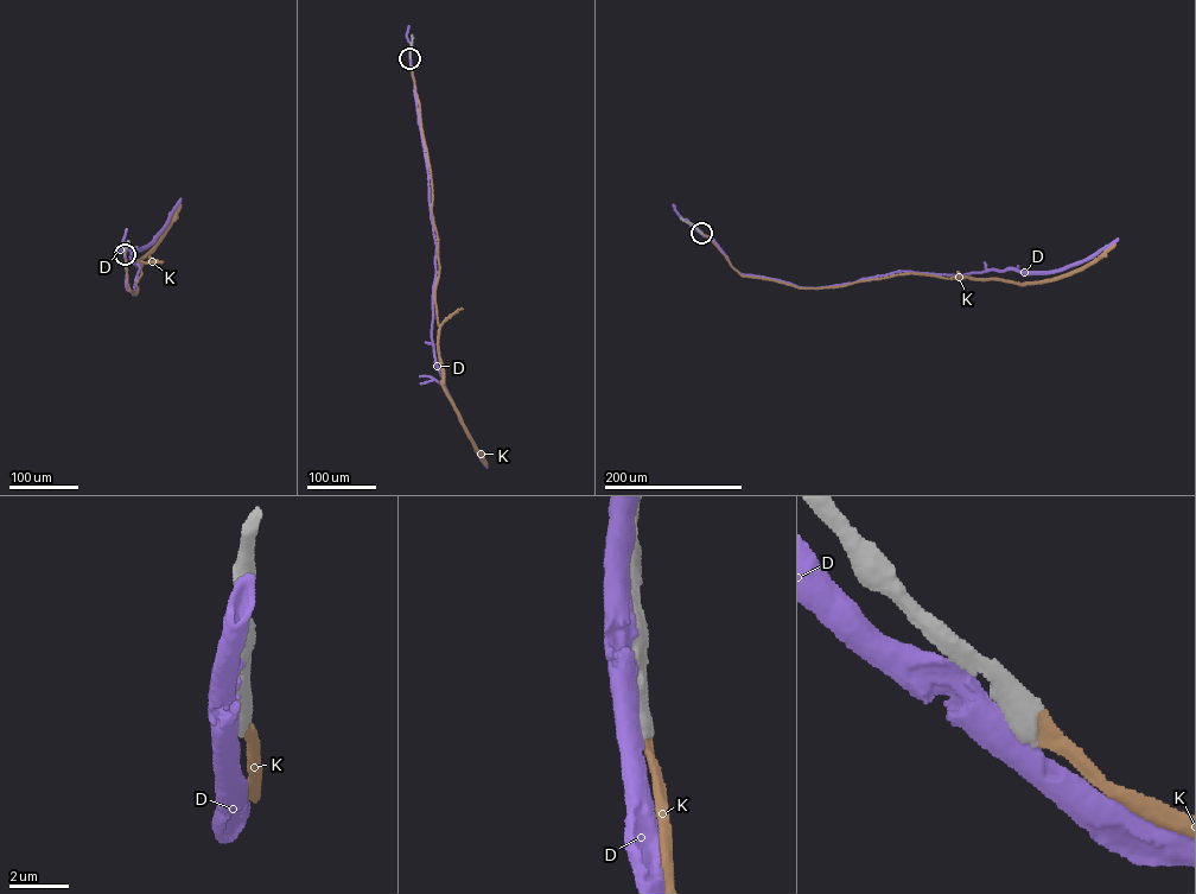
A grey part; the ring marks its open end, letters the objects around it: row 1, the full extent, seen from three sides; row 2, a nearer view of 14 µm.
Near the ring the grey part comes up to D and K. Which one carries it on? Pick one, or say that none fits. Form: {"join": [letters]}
{"join": ["K"]}

